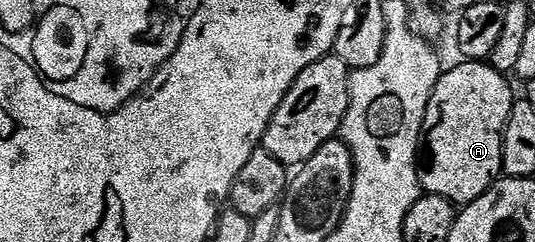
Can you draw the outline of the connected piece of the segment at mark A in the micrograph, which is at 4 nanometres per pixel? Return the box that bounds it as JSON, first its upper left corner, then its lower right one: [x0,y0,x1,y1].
[417,60,517,207]

